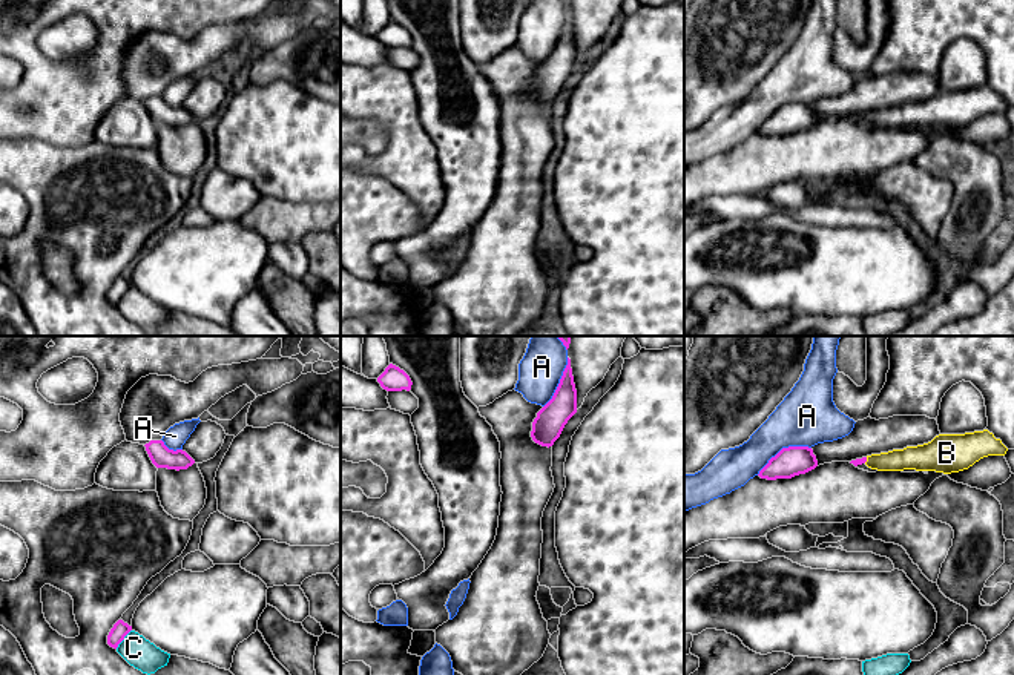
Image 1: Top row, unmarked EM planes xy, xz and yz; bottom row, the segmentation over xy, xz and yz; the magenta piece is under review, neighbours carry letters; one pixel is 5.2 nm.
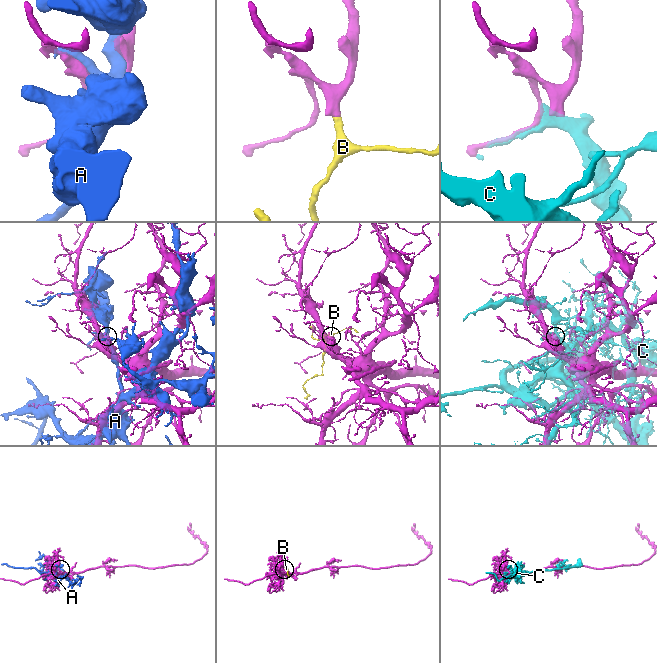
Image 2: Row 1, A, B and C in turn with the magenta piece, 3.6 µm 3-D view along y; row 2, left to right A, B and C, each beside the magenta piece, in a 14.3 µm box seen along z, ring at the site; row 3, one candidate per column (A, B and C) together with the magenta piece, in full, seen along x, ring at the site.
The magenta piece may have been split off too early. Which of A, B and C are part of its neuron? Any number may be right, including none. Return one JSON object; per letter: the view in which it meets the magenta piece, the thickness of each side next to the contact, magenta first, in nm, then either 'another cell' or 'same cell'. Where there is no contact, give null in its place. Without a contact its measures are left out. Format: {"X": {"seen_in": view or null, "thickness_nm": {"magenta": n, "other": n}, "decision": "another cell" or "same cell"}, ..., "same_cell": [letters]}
{"A": {"seen_in": "yz", "thickness_nm": {"magenta": 160, "other": 300}, "decision": "another cell"}, "B": {"seen_in": "yz", "thickness_nm": {"magenta": 40, "other": 130}, "decision": "same cell"}, "C": {"seen_in": "xy", "thickness_nm": {"magenta": 90, "other": 160}, "decision": "another cell"}, "same_cell": ["B"]}

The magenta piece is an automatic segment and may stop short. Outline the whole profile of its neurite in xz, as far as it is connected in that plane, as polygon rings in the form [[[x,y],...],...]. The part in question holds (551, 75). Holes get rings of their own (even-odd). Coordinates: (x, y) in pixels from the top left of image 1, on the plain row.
[[[571,15],[563,28],[552,55],[537,69],[532,78],[531,94],[542,103],[552,103],[560,94],[568,77],[577,69],[577,46],[574,40]]]

